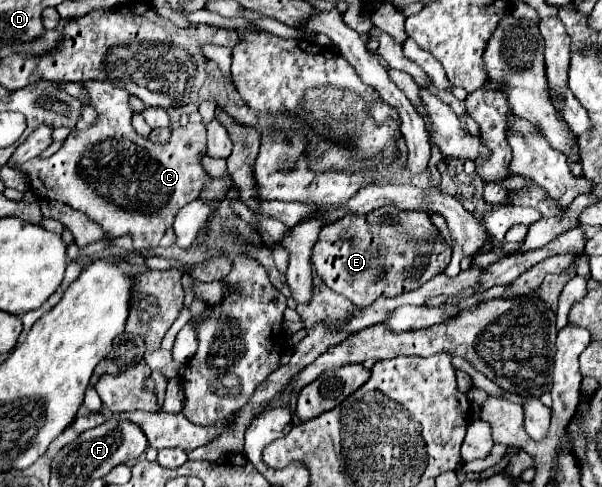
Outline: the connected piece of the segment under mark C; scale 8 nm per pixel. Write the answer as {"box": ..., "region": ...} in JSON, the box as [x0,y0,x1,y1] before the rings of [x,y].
{"box":[18,82,208,252],"region":[[[108,82],[83,83],[90,105],[98,112],[98,122],[84,132],[72,132],[62,148],[50,158],[34,158],[18,166],[30,180],[32,192],[42,200],[58,200],[70,208],[84,212],[90,220],[98,222],[108,234],[124,236],[128,234],[138,252],[156,248],[164,232],[172,226],[178,210],[196,200],[204,186],[208,184],[208,174],[204,172],[200,158],[206,154],[206,128],[204,124],[188,124],[186,128],[174,128],[170,144],[152,144],[150,140],[136,134],[132,128],[132,110],[128,106],[130,94]]]}

